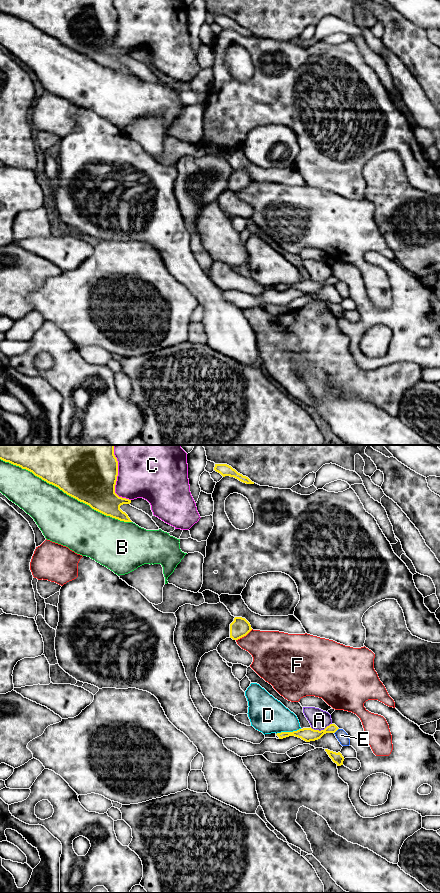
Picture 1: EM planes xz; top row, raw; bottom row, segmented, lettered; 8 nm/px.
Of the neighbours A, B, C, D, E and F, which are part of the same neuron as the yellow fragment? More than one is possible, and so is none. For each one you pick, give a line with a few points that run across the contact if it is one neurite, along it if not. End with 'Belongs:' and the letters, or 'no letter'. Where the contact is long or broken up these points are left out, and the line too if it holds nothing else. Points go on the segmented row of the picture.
Belongs: no letter

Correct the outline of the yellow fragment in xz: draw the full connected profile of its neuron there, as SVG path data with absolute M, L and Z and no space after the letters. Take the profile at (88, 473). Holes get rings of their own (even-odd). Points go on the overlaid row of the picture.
M0 445L0 459L32 472L92 509L124 522L132 522L120 509L131 500L115 493L118 461L114 445Z

